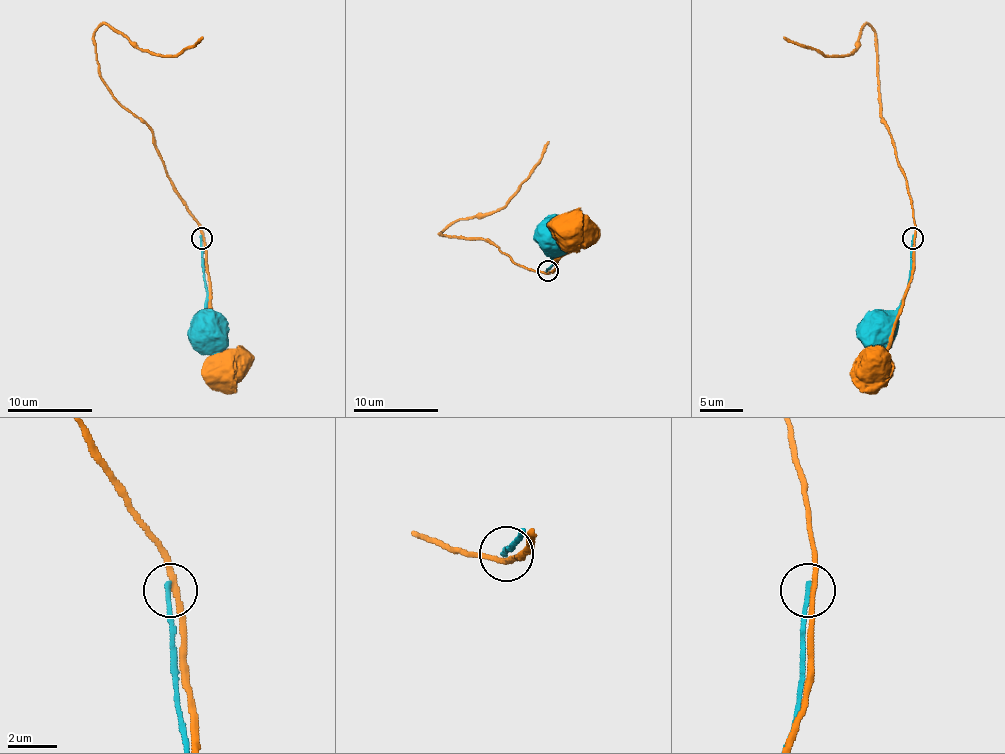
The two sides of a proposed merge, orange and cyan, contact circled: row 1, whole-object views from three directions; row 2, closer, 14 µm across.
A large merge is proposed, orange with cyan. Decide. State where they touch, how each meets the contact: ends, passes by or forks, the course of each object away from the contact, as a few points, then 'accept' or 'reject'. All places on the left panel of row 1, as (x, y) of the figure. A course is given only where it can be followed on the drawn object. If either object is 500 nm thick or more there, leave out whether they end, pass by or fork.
at (201, 238); orange passes by; cyan ends there; orange runs (201, 237), (214, 314), (224, 333), (224, 344), (216, 359), (220, 367); cyan runs (201, 237), (203, 280), (207, 295), (205, 325), (209, 329); reject

